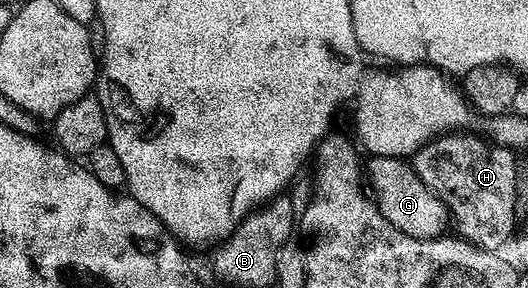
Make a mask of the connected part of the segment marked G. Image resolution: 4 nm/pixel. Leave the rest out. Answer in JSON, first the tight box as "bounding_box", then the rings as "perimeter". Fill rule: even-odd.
{"bounding_box":[366,157,450,239],"perimeter":[[[372,157],[367,160],[366,173],[370,179],[372,177],[371,190],[380,205],[380,212],[386,221],[390,221],[390,225],[394,225],[394,229],[415,239],[438,239],[445,234],[444,226],[450,223],[448,208],[420,180],[411,162],[403,158]]]}

